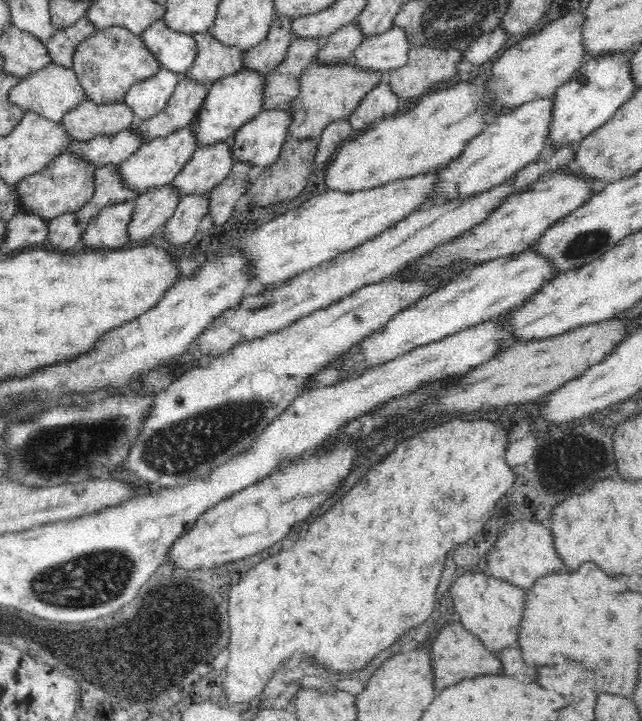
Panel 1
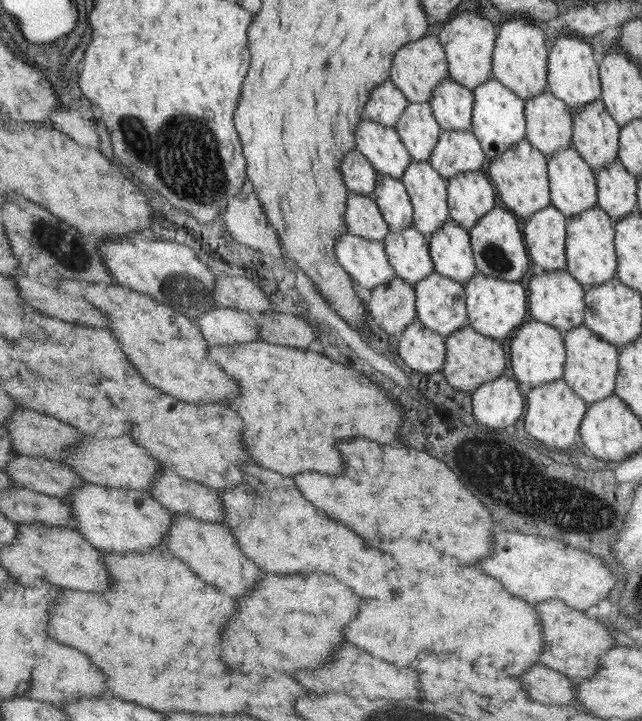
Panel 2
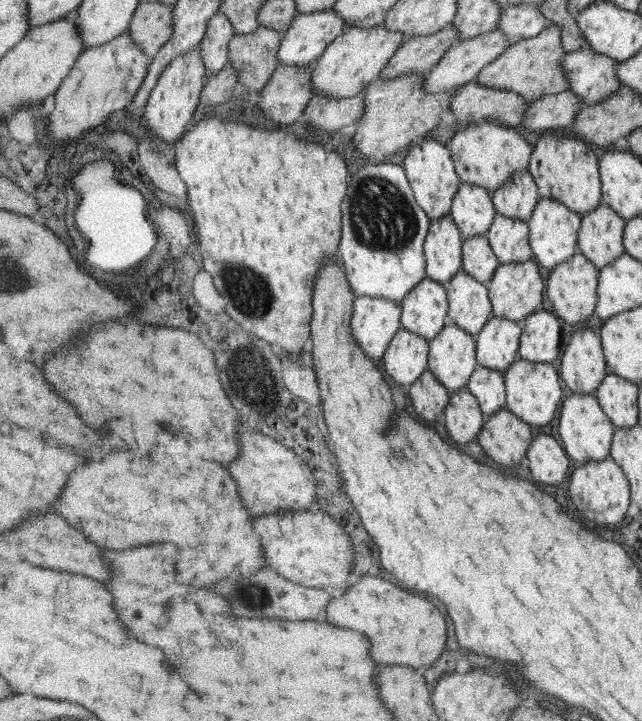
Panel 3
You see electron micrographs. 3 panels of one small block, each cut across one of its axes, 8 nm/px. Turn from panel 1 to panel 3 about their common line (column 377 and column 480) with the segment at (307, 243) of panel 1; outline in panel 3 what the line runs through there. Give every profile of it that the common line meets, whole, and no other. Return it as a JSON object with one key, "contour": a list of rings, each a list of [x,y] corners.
{"contour":[[[464,182],[452,200],[452,220],[462,229],[463,236],[474,238],[488,232],[494,222],[493,196],[486,188]]]}

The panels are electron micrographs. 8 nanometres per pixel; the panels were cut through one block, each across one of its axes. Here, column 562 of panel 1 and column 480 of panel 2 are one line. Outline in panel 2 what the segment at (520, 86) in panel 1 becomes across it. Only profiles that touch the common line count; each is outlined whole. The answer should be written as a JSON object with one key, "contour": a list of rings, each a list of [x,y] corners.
{"contour":[[[460,11],[446,22],[438,34],[440,44],[446,49],[449,77],[472,91],[492,78],[492,55],[495,40],[498,38],[498,26],[474,11]]]}

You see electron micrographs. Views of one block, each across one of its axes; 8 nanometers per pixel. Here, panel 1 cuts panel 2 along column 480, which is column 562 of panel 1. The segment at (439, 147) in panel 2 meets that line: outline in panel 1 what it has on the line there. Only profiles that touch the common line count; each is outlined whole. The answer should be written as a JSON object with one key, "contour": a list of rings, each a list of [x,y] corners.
{"contour":[[[564,146],[548,156],[548,160],[532,161],[524,168],[518,170],[516,182],[512,184],[498,184],[486,192],[475,193],[474,196],[455,197],[454,200],[444,200],[442,204],[431,204],[426,209],[410,213],[405,219],[398,221],[394,226],[382,231],[373,239],[367,240],[352,251],[342,253],[340,256],[319,264],[318,267],[303,271],[286,284],[286,288],[278,288],[277,291],[270,291],[270,296],[259,296],[248,294],[236,307],[213,318],[208,330],[203,331],[197,338],[198,348],[202,352],[209,352],[209,356],[218,357],[236,344],[248,342],[259,337],[266,337],[268,333],[274,333],[310,312],[318,308],[324,308],[351,296],[354,290],[363,288],[366,284],[375,284],[386,276],[392,276],[402,272],[406,265],[413,263],[413,260],[428,255],[430,251],[436,250],[442,243],[458,235],[465,234],[472,230],[478,223],[488,219],[492,212],[504,203],[504,200],[518,191],[524,191],[526,187],[536,183],[538,176],[552,170],[565,170],[564,164],[572,160],[574,148]]]}

